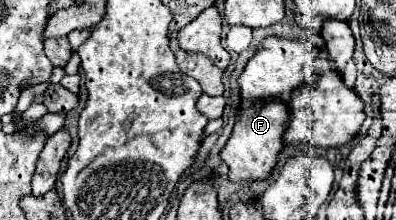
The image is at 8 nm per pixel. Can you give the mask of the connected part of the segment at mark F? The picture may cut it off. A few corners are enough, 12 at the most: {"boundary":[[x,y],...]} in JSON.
{"boundary":[[251,103],[221,151],[235,181],[269,179],[287,107]]}

